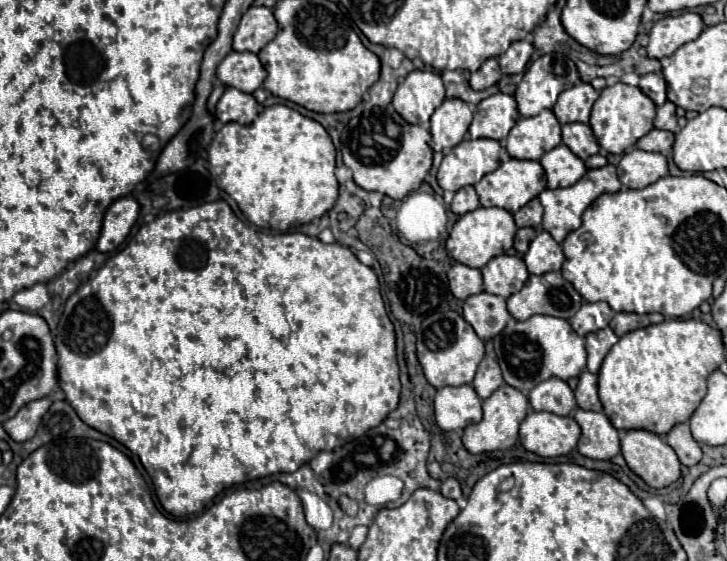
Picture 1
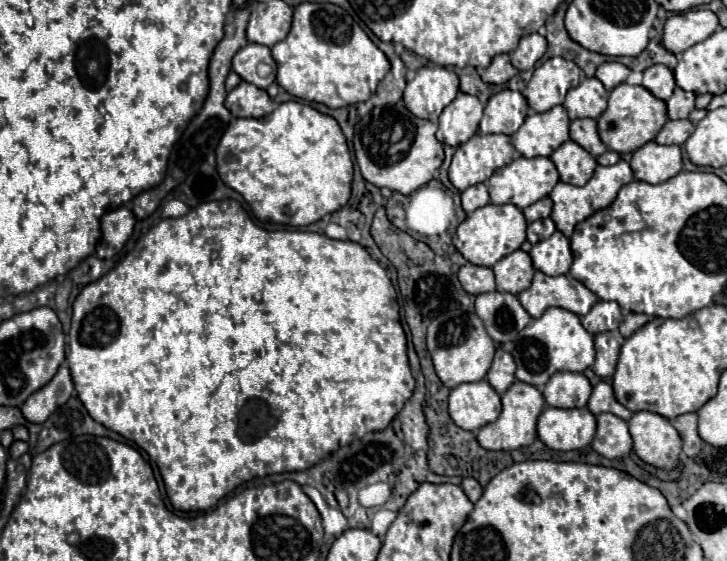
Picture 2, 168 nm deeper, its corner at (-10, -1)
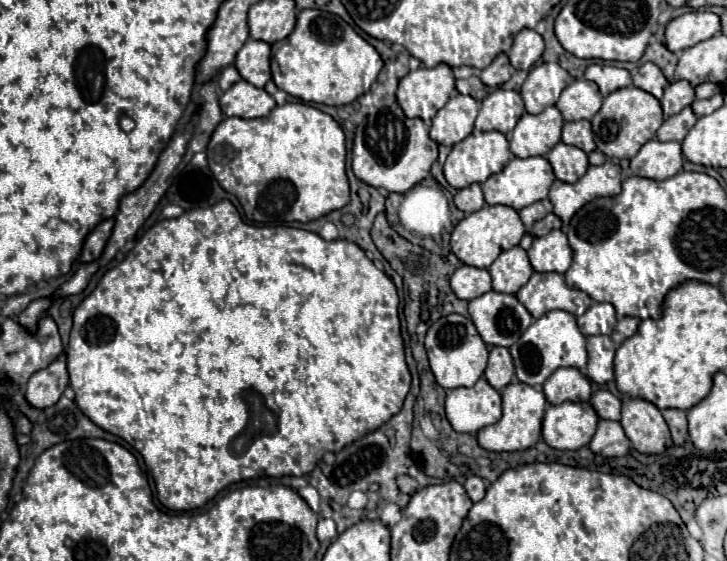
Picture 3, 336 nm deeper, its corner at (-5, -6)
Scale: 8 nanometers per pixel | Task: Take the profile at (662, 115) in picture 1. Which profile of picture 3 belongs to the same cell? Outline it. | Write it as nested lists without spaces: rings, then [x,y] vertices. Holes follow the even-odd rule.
[[[677,80],[677,82],[667,84],[665,94],[661,98],[661,106],[663,106],[665,116],[673,116],[685,106],[689,106],[693,100],[695,100],[693,86],[687,84],[687,80]]]

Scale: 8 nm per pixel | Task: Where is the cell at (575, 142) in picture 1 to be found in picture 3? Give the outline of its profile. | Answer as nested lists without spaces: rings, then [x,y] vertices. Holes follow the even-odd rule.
[[[589,120],[565,122],[561,140],[565,144],[577,146],[577,148],[581,148],[585,152],[593,152],[595,150],[595,142],[593,142],[593,132],[591,132],[591,122]]]

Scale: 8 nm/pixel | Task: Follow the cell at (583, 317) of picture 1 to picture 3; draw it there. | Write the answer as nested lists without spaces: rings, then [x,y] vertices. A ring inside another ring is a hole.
[[[593,302],[591,308],[587,308],[587,312],[583,316],[577,318],[579,330],[585,336],[593,336],[593,334],[611,334],[617,318],[615,318],[615,308],[611,304],[601,304],[601,302]]]

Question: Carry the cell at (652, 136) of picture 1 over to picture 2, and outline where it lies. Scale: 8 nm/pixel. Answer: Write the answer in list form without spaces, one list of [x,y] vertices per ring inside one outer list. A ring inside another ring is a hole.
[[[678,119],[678,121],[668,121],[660,133],[656,135],[656,143],[660,145],[682,145],[690,133],[694,131],[694,125],[688,119]]]

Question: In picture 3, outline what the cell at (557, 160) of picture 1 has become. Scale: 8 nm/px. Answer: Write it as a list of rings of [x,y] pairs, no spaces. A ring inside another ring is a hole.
[[[559,142],[555,148],[549,150],[547,160],[551,162],[551,166],[555,170],[555,176],[563,182],[579,180],[589,168],[587,154],[581,148],[567,146],[563,142]]]

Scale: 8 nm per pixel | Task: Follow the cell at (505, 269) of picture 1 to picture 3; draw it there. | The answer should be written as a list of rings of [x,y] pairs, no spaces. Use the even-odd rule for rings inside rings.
[[[513,246],[503,250],[497,260],[489,266],[489,274],[493,278],[493,290],[515,294],[533,274],[535,270],[529,264],[527,252],[521,246]]]

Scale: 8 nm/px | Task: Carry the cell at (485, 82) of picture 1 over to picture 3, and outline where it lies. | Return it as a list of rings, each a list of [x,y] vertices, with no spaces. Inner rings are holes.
[[[499,54],[487,68],[481,70],[479,78],[483,84],[487,84],[491,88],[499,88],[511,78],[511,72],[513,72],[513,68],[509,64],[509,58],[505,54]]]

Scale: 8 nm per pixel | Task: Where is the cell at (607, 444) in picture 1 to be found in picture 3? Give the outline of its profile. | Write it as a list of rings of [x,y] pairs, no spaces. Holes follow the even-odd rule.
[[[599,420],[597,432],[589,446],[595,454],[601,456],[625,456],[631,448],[631,440],[625,436],[619,422]]]

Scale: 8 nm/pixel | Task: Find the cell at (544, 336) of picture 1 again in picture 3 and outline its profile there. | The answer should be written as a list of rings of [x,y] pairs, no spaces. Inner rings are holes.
[[[551,310],[537,318],[523,336],[509,348],[513,362],[515,362],[515,374],[521,382],[529,386],[541,386],[557,368],[561,366],[573,366],[583,370],[587,366],[587,348],[585,348],[585,336],[579,332],[575,316],[563,310]]]

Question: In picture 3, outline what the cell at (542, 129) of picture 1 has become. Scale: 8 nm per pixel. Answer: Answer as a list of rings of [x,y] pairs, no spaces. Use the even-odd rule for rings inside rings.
[[[551,106],[541,114],[523,114],[511,132],[511,152],[519,158],[545,156],[557,142],[561,142],[563,116]]]

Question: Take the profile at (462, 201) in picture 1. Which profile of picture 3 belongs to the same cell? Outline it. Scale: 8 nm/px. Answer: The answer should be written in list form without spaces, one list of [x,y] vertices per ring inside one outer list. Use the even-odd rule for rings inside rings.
[[[471,184],[467,188],[461,188],[455,194],[455,206],[459,210],[463,210],[465,214],[481,210],[485,206],[485,198],[483,198],[483,192],[481,192],[481,186],[479,184]]]

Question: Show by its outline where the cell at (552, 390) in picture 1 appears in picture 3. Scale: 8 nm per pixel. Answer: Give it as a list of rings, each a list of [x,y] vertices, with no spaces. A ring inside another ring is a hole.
[[[559,368],[545,380],[543,392],[549,404],[561,404],[565,400],[587,402],[591,398],[591,382],[577,368]]]

